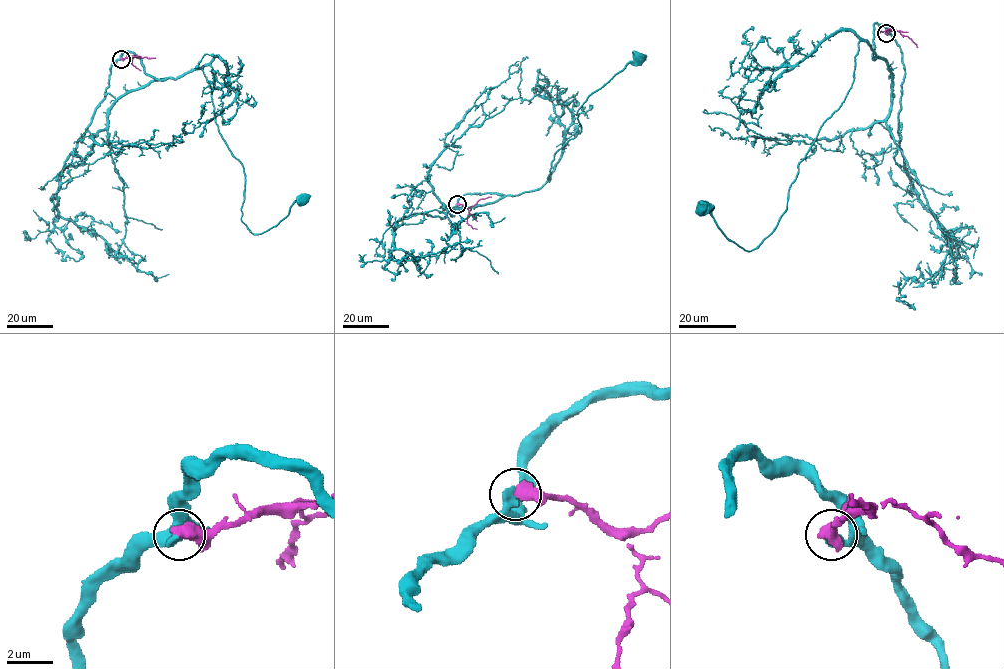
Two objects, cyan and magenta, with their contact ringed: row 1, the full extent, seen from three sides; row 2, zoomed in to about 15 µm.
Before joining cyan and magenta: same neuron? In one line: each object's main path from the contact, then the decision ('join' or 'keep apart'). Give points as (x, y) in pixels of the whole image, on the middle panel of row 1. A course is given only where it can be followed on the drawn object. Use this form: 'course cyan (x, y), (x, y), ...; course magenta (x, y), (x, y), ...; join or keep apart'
course cyan (457, 204), (464, 195), (517, 195), (549, 181), (554, 154), (580, 132), (577, 110), (591, 94), (637, 59); course magenta (457, 204), (469, 211), (467, 223), (477, 229); keep apart

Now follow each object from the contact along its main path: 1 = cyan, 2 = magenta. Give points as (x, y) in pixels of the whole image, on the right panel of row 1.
1: (887, 33), (874, 24), (874, 58), (859, 42), (851, 88), (798, 165), (770, 234), (745, 250), (706, 207)
2: (886, 33), (895, 29), (917, 47)

